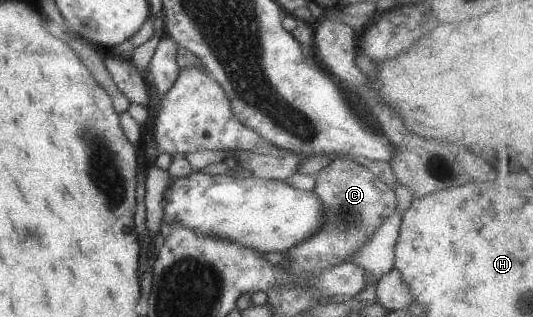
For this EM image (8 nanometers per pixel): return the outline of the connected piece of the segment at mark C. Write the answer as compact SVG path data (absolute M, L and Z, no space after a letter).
M339 156L333 157L332 162L318 172L314 194L322 200L322 228L314 232L314 236L286 250L286 259L280 268L284 266L284 270L294 274L322 272L326 268L348 263L348 258L367 244L376 228L394 214L398 204L392 186L380 181L365 166Z

